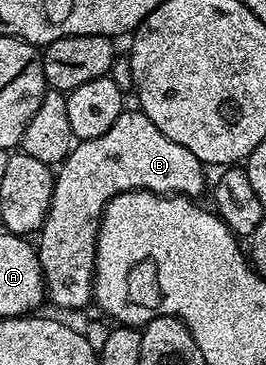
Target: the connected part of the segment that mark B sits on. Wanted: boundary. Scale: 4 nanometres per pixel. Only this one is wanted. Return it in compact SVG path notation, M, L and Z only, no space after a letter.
M125 109L109 133L76 142L69 157L58 168L55 188L51 198L51 208L47 220L37 235L37 250L43 280L47 283L47 299L67 311L75 311L92 302L95 293L95 254L99 241L99 224L103 222L103 211L113 197L123 191L151 191L155 195L185 195L199 197L203 191L203 171L205 164L193 157L189 149L169 141L153 121L138 109Z

